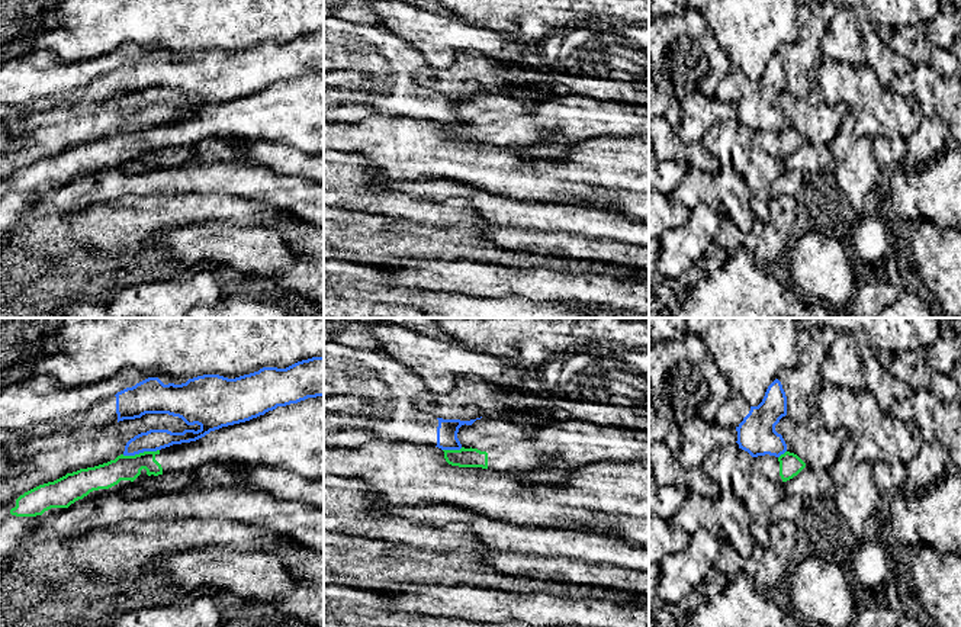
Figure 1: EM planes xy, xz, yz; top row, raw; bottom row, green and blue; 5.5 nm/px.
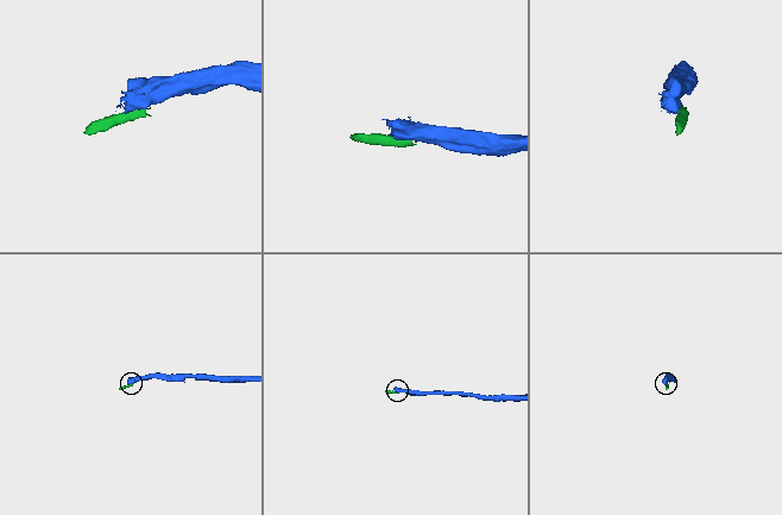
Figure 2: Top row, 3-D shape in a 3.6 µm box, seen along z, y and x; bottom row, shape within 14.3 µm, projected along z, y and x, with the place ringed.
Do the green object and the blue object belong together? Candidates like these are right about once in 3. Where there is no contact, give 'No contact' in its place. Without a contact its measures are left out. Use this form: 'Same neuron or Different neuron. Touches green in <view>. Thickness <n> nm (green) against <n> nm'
Different neuron. Touches green in xy. Thickness 140 nm (green) against 120 nm

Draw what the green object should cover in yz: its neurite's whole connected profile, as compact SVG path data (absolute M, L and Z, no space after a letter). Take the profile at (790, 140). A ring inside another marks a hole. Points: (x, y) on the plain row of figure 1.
M785 126L780 132L769 129L752 132L751 141L756 149L781 160L797 151L806 138L797 129Z

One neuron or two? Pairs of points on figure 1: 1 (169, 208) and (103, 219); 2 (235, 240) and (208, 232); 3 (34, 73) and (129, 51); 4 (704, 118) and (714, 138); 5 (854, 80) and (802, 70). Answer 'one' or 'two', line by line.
1: one
2: one
3: one
4: two
5: two

